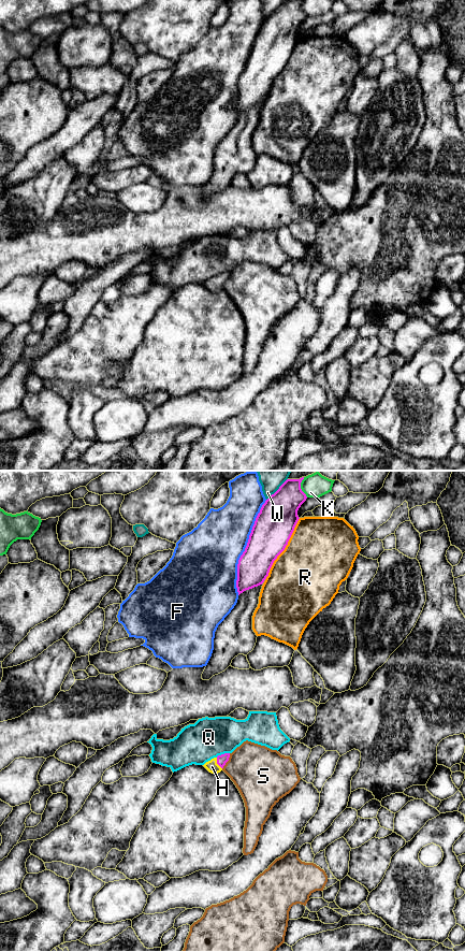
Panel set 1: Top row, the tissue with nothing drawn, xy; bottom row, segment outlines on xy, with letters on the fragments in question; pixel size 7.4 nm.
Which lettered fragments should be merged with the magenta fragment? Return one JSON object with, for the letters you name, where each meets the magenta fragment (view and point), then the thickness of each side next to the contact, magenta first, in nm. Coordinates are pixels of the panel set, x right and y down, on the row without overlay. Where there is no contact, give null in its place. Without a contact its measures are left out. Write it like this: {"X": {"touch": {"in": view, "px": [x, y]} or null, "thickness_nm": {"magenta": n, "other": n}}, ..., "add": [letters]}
{"H": {"touch": {"in": "xy", "px": [217, 282]}, "thickness_nm": {"magenta": 80, "other": 90}}, "add": ["H"]}

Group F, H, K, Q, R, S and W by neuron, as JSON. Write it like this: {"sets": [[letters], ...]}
{"sets": [["F"], ["H"], ["K"], ["Q"], ["R"], ["S"], ["W"]]}

